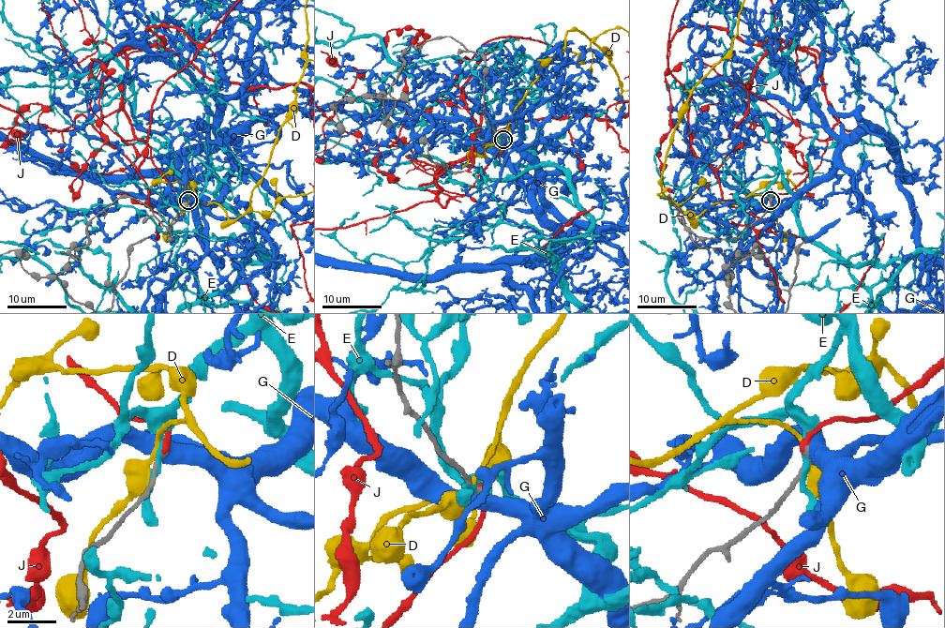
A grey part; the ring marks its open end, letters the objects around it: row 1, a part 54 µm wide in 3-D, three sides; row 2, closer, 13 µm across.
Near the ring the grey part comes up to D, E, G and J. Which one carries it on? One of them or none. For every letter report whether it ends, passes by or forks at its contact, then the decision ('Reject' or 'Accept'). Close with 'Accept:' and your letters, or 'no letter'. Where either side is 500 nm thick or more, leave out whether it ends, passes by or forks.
D: It passes by. Reject
E: It passes by. Reject
G: Reject
J: It ends there. Accept
Accept: J

